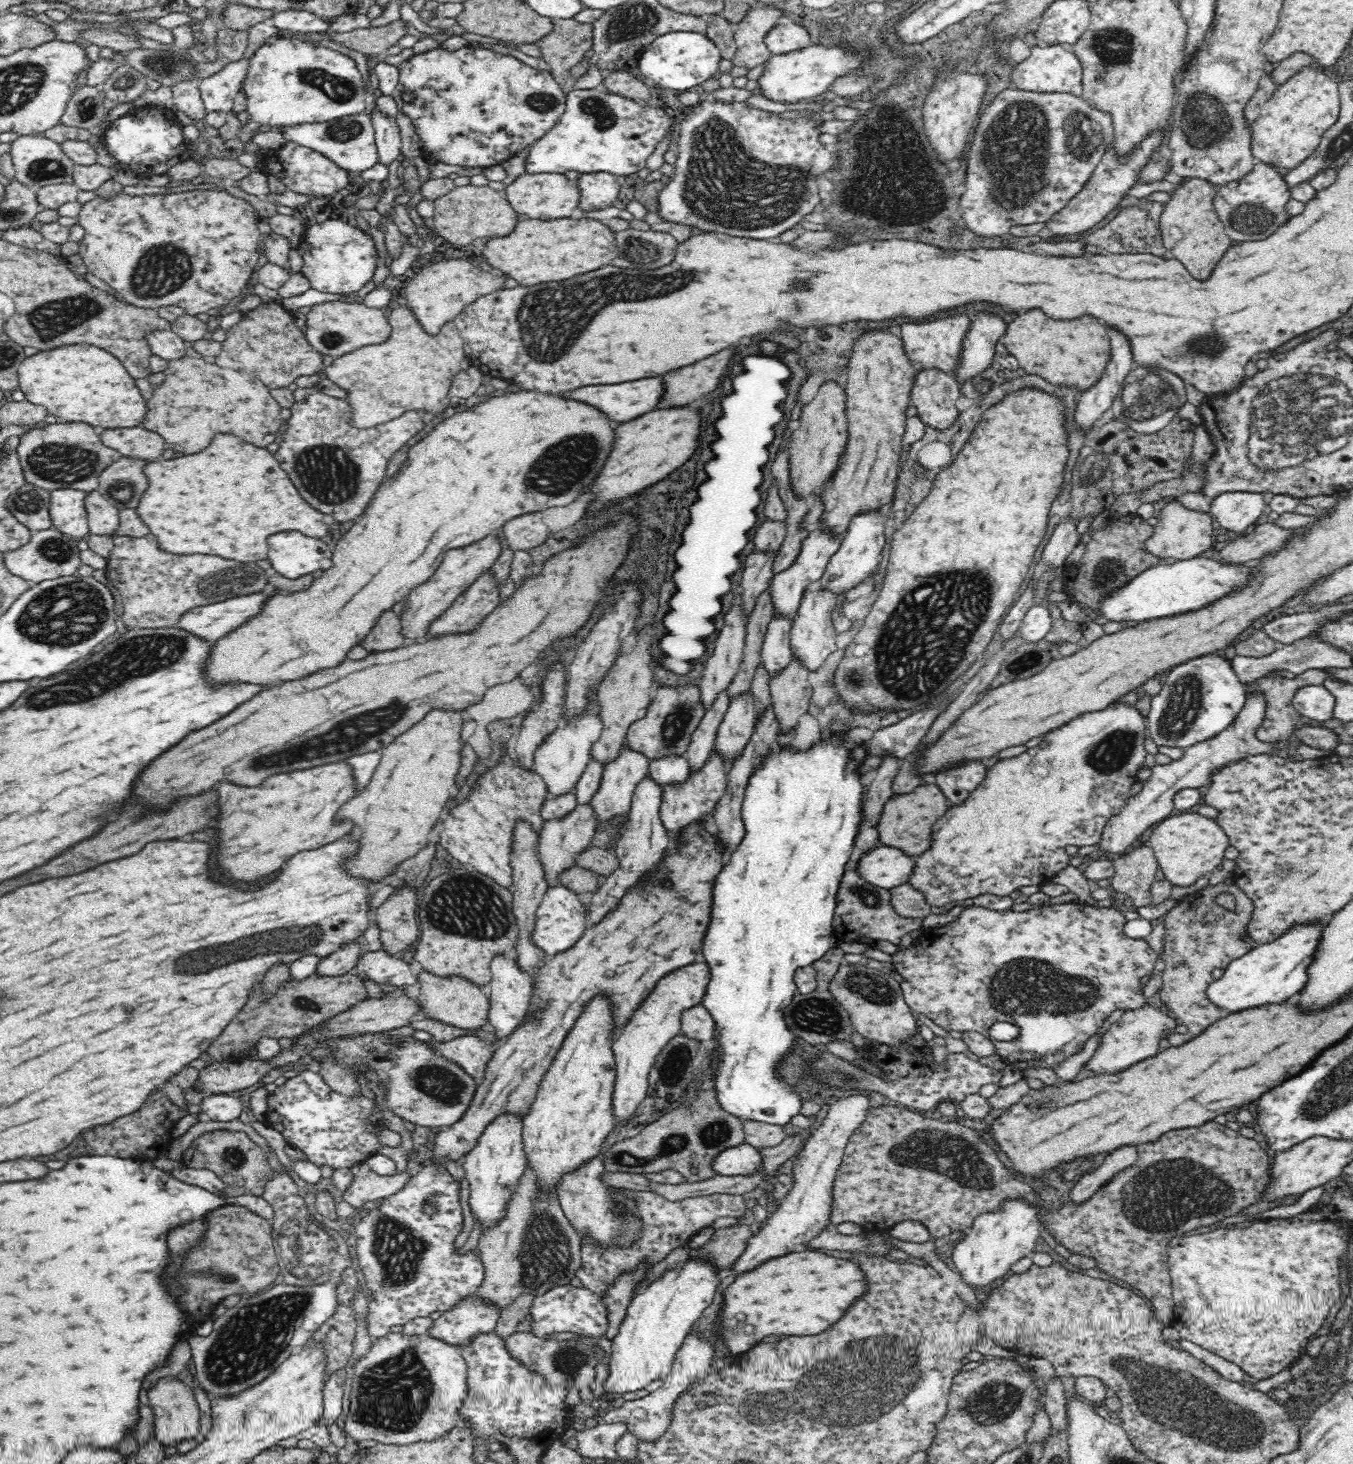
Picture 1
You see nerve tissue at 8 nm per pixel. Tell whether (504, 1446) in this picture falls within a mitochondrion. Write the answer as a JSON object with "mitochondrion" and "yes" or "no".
{"mitochondrion":"no"}

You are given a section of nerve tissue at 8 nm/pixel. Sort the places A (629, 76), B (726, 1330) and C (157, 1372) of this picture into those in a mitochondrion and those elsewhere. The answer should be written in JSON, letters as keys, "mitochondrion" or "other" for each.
{"A":"other","B":"mitochondrion","C":"other"}

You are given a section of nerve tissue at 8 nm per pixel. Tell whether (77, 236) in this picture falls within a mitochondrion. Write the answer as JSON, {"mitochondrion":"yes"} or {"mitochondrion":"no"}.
{"mitochondrion":"no"}

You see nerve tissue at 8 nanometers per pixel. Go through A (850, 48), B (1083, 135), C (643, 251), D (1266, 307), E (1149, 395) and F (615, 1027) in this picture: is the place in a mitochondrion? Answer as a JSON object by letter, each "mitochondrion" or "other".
{"A":"other","B":"mitochondrion","C":"mitochondrion","D":"other","E":"mitochondrion","F":"other"}

